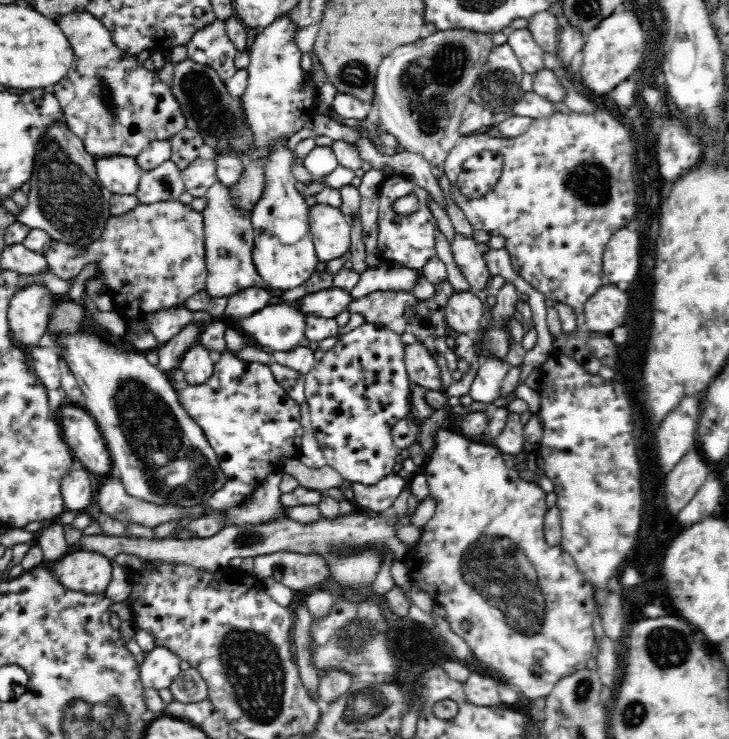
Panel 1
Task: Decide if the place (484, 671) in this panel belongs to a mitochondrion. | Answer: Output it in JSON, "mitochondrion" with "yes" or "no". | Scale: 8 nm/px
{"mitochondrion":"no"}

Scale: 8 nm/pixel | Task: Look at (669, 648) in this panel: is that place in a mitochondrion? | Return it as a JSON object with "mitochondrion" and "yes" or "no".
{"mitochondrion":"yes"}

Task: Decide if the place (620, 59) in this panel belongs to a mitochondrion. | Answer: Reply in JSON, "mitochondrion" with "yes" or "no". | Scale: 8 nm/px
{"mitochondrion":"no"}

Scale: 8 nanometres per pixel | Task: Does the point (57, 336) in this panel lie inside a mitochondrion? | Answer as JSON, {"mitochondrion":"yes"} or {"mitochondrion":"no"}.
{"mitochondrion":"no"}

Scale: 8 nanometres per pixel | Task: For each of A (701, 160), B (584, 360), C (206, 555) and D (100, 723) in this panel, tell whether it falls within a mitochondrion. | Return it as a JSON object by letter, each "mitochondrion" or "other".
{"A":"other","B":"other","C":"other","D":"mitochondrion"}

